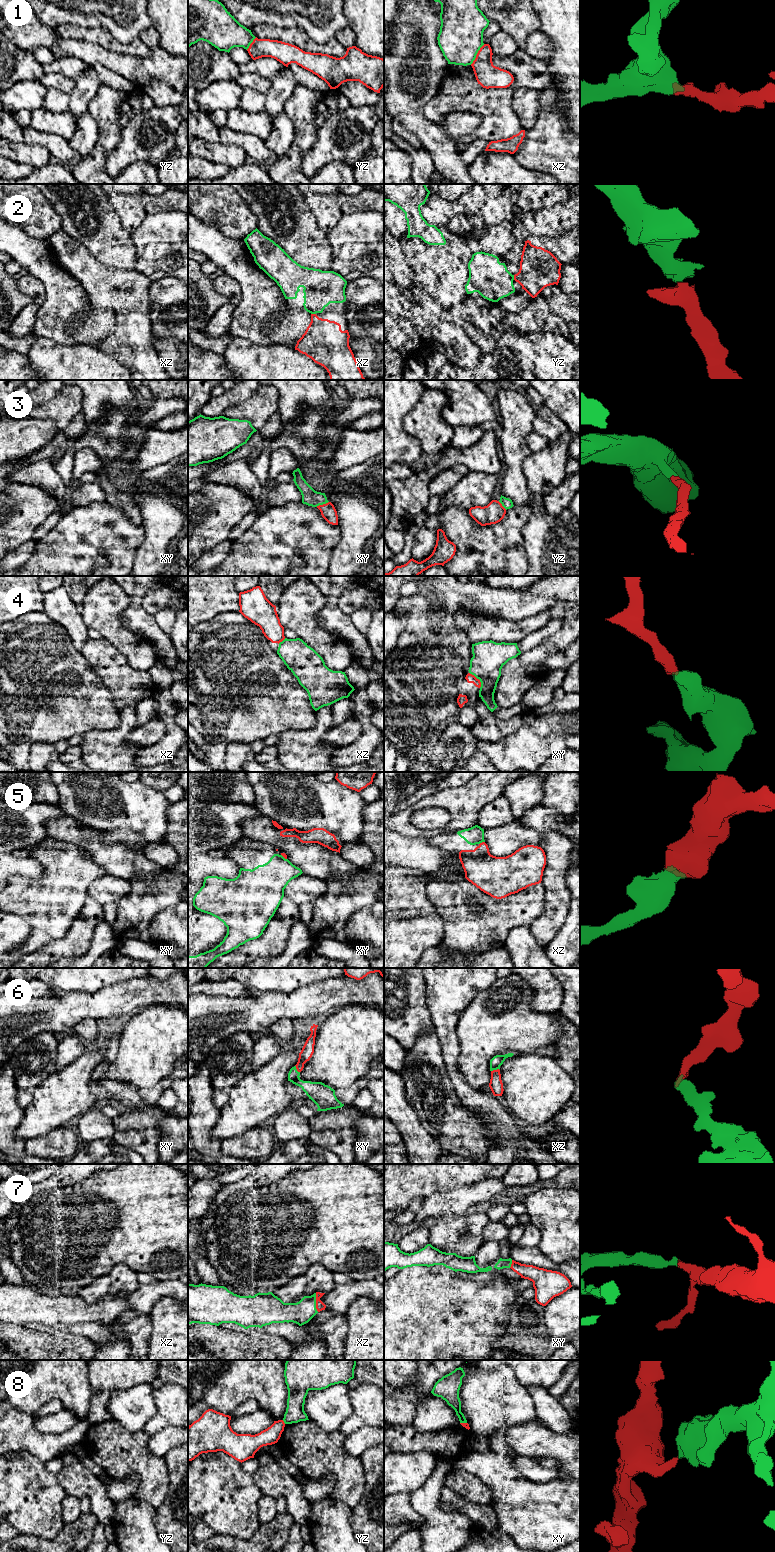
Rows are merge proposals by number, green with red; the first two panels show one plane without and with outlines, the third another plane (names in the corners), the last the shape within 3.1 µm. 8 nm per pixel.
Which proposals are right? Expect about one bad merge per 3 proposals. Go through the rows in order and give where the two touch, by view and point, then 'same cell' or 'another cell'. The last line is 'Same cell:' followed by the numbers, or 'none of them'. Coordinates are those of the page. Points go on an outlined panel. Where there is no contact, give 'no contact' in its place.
1: xz (476, 54) | another cell
2: xz (313, 313) | same cell
3: xy (322, 504) | same cell
4: xy (478, 678) | another cell
5: xz (481, 842) | same cell
6: xy (296, 1069) | same cell
7: xz (315, 1302) | same cell
8: yz (284, 1422) | another cell
Same cell: 2, 3, 5, 6, 7

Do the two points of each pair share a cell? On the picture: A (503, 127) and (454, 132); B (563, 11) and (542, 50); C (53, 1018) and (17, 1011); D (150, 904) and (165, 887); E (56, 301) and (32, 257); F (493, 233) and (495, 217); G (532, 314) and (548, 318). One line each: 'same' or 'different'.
A: different
B: different
C: same
D: same
E: same
F: different
G: same

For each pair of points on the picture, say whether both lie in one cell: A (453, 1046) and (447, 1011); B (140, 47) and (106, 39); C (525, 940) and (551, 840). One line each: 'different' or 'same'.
A: same
B: same
C: different

